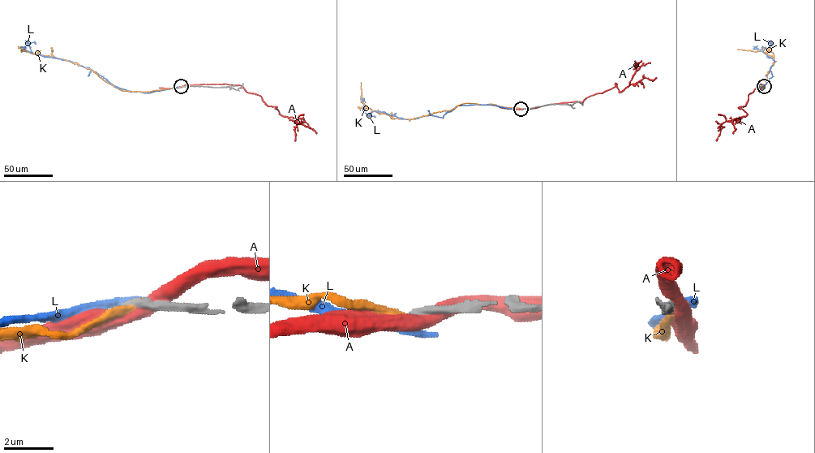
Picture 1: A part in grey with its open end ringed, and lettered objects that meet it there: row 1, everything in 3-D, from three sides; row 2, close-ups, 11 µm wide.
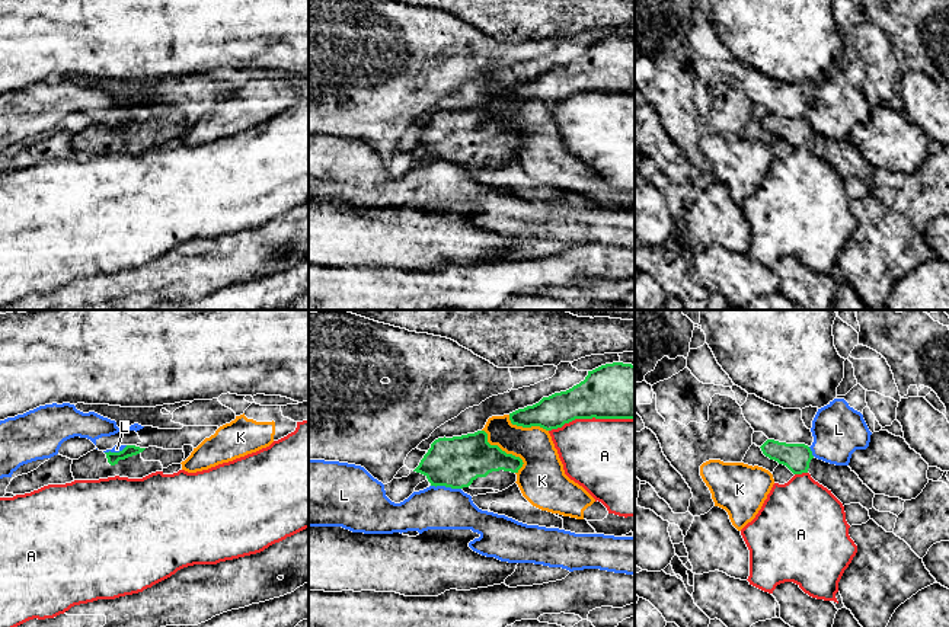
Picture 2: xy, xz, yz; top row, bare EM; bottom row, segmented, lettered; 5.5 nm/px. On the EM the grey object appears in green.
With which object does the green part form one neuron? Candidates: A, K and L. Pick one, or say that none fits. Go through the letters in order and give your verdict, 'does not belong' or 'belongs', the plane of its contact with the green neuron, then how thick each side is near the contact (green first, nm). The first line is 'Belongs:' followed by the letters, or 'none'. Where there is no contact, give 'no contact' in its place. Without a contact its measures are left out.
Belongs: none
A: does not belong; meets green in xz; 320 nm thick on the green side, 440 nm on the other
K: does not belong; meets green in xz; 260 nm thick on the green side, 260 nm on the other
L: does not belong; meets green in xz; 280 nm thick on the green side, 240 nm on the other

